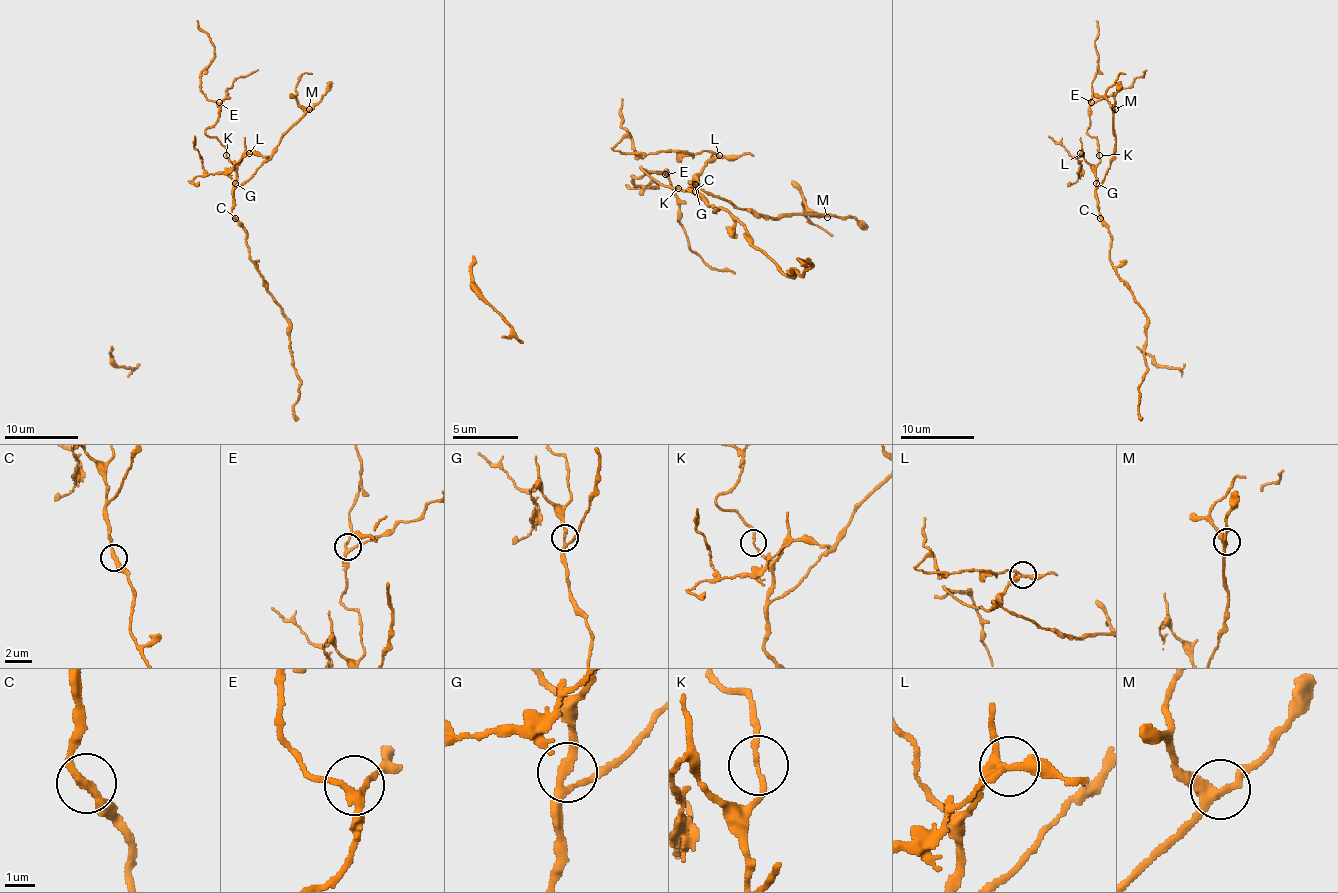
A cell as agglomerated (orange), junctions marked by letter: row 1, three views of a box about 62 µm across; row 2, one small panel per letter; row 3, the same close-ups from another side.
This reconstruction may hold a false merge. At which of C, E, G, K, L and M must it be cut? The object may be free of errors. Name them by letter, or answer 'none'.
L

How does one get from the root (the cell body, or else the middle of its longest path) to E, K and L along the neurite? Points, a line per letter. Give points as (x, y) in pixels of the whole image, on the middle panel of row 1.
E: (731, 214), (721, 207), (715, 211), (688, 188), (695, 184), (688, 191), (665, 188), (642, 168), (665, 174)
K: (731, 214), (721, 207), (715, 211), (688, 188), (695, 184), (688, 191), (678, 188)
L: (731, 214), (721, 207), (715, 211), (688, 188), (695, 184), (695, 178), (718, 155)

